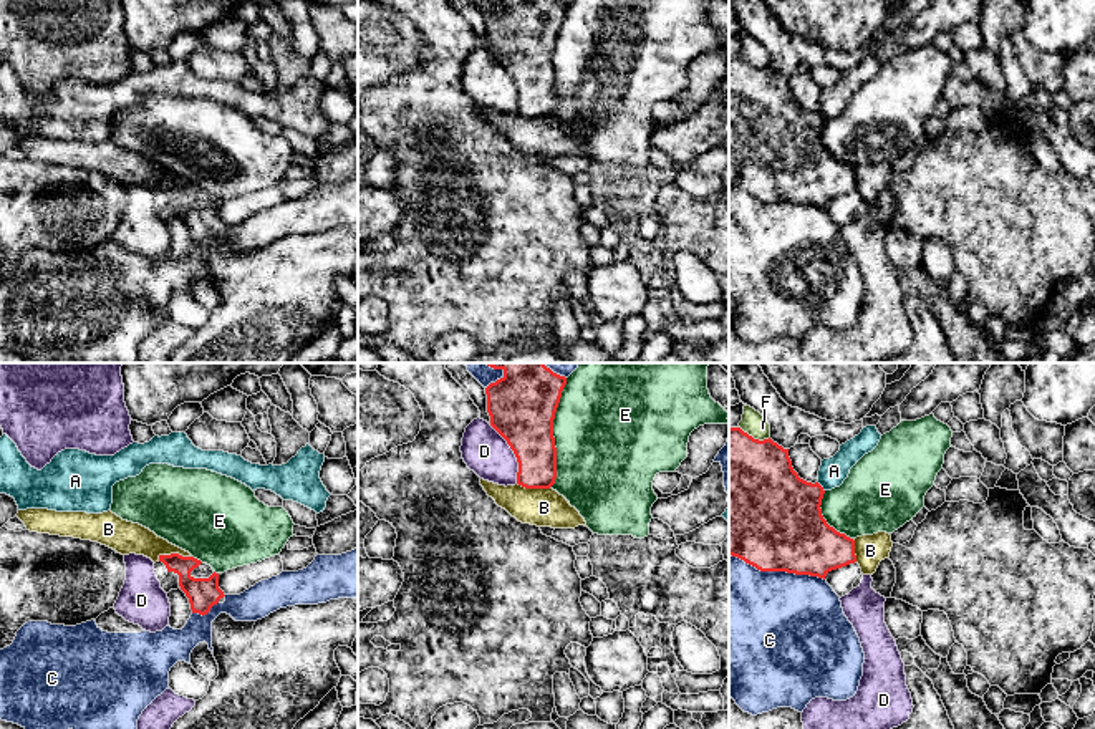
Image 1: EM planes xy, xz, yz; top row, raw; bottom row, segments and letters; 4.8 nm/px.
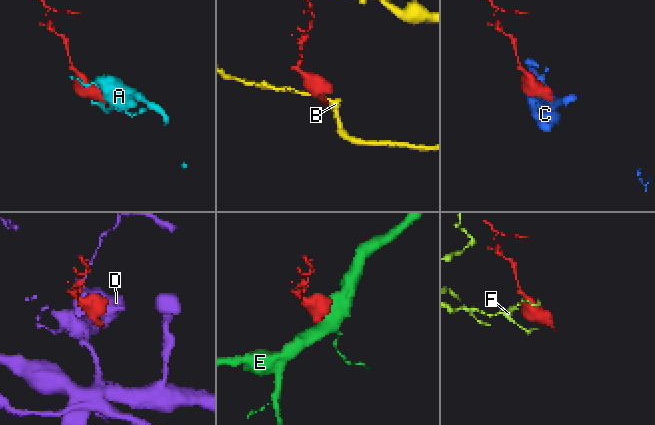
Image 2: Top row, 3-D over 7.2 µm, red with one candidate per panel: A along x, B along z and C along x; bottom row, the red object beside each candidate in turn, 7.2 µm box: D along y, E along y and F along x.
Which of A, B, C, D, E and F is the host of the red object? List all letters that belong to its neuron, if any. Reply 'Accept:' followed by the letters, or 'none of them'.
Accept: none of them

